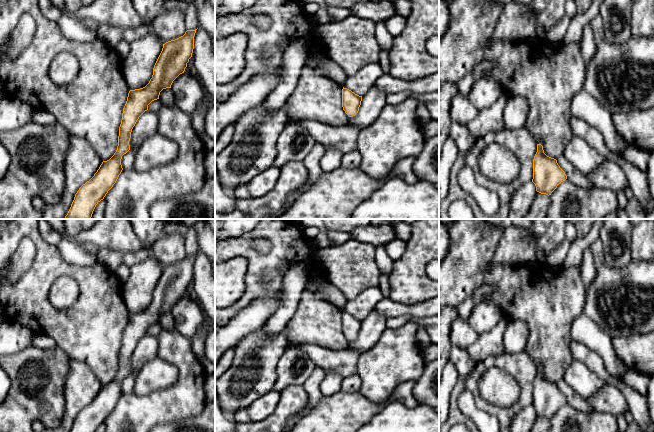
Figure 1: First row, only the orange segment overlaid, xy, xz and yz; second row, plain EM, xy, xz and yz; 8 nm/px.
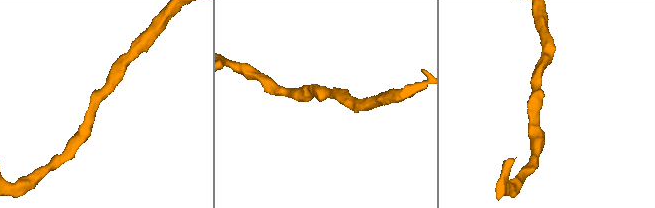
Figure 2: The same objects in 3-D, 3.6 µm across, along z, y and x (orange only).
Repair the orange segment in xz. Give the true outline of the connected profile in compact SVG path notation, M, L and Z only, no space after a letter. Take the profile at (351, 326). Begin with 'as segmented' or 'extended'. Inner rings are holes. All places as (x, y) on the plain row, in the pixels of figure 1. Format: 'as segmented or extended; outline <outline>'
as segmented; outline M344 312L342 313L342 331L345 337L349 341L355 340L361 329L362 320L359 320L351 314Z

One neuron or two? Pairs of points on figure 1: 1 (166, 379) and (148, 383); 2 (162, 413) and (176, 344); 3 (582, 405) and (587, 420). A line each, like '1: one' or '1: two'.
1: one
2: one
3: two

